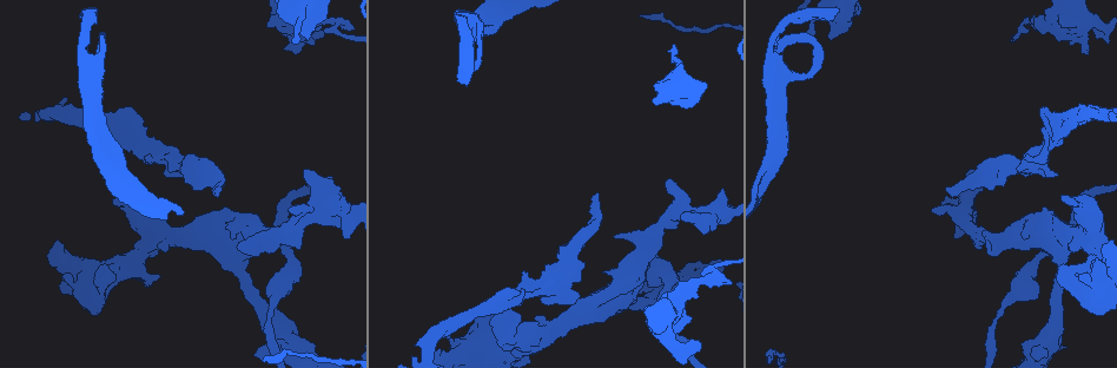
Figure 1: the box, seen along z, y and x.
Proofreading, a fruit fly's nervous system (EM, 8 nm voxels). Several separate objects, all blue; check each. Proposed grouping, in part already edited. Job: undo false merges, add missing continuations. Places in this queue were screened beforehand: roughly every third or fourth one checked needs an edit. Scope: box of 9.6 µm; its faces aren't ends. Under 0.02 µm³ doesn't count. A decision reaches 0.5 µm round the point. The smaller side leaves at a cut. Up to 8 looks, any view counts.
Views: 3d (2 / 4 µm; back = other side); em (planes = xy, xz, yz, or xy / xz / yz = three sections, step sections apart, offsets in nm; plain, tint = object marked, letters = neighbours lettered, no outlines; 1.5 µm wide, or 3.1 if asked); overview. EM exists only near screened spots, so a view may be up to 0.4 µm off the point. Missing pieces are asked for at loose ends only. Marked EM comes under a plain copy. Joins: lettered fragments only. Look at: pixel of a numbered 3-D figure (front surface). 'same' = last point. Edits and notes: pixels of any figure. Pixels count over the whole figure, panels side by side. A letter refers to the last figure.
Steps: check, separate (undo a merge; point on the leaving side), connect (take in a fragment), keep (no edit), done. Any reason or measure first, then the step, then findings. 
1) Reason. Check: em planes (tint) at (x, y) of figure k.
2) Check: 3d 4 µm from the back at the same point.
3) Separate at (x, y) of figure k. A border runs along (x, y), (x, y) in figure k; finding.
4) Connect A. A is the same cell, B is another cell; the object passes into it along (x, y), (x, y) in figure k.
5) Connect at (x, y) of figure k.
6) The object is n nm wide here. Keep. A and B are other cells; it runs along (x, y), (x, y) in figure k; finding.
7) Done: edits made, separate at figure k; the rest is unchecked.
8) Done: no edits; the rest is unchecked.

Branch point. Check: em planes (letters) at (511, 13) of figure 1.

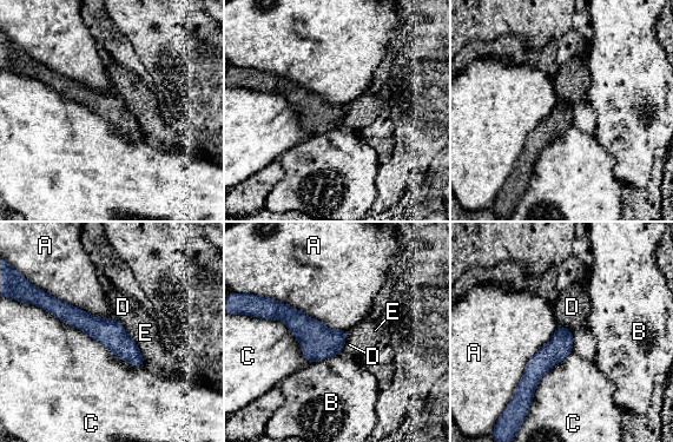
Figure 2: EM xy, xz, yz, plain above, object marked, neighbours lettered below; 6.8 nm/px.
Keep. A, B, C, D and E are other cells; a border runs along (266, 296), (328, 329), (345, 330) in figure 2; continuous, no second neuron.

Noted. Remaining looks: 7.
Free end. Check: 3d 2 µm at (952, 195) of figure 1.

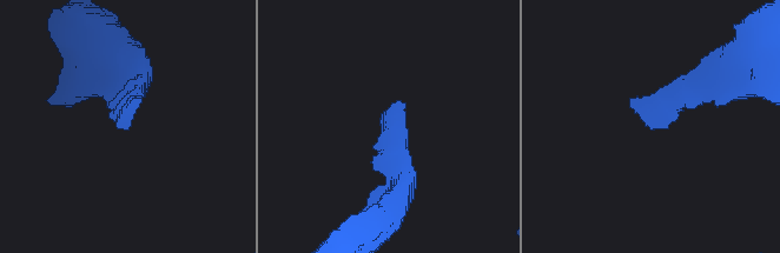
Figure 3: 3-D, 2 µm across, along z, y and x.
Check: em planes (tint) at (383, 118) of figure 3.

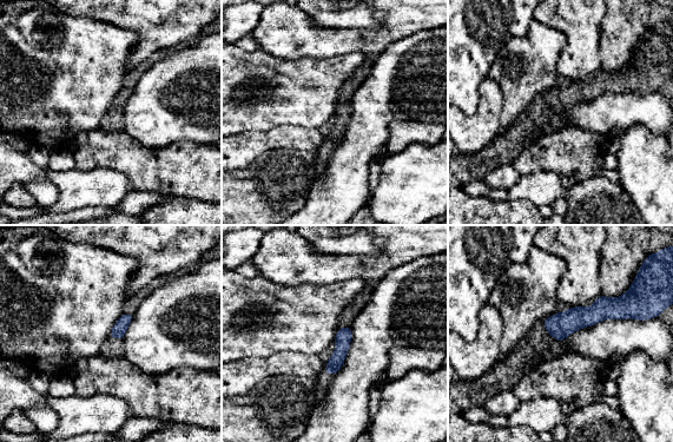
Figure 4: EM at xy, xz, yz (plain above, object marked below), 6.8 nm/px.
Check: em planes (letters) at the same point.

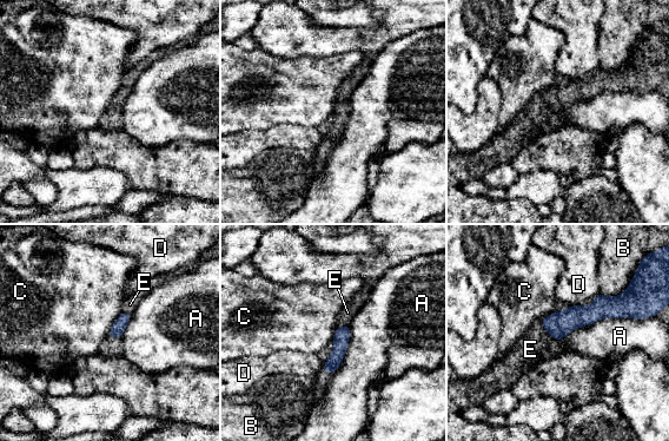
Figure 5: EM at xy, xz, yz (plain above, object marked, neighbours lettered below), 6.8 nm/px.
The longest contact is with A, 600 nm. Connect E. E is the same cell, A, B, C and D are other cells; the object passes into it along (558, 324), (544, 328), (530, 349) in figure 5; the neuron continues.

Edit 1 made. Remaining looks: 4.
Calibre changes. Check: em xy step 8 (tint) at (996, 320) of figure 1.

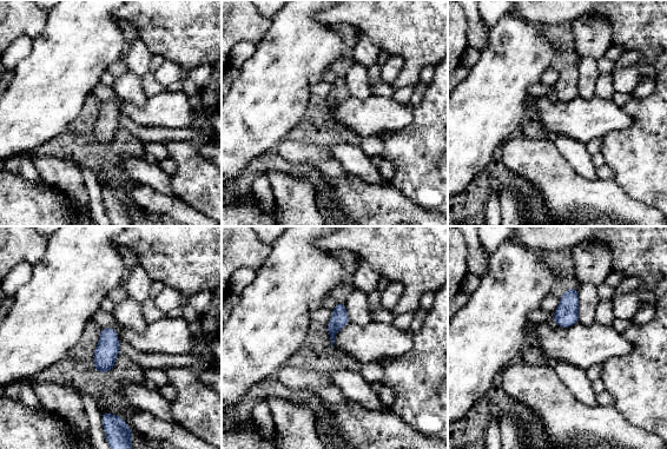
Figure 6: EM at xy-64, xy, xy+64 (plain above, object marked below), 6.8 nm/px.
See the neighbours. Check: em xy step 8 (letters) at the same point.

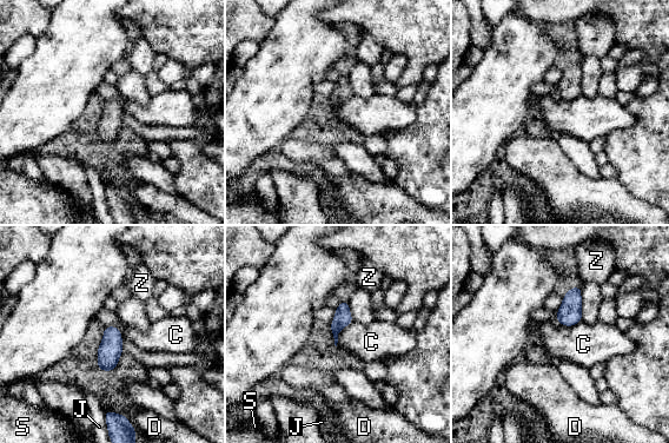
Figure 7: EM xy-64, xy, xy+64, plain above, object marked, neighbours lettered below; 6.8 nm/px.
The object is 60 nm wide here. Keep. C, D, J, S and Z are other cells; a border runs along (352, 321), (340, 330), (336, 345) in figure 7; one neuron here.

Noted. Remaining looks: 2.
Done: edits made, connect at figure 5; the rest is unchecked.

